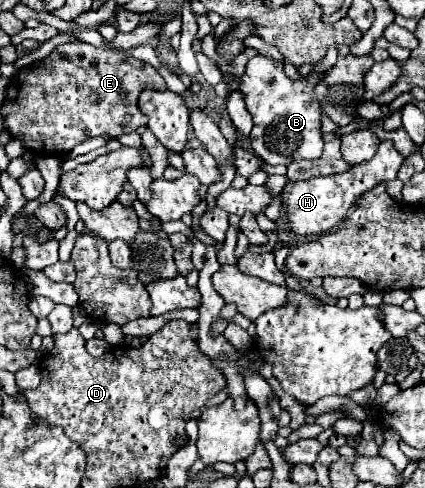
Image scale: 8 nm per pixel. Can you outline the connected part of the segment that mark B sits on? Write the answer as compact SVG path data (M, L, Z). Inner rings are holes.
M255 56L247 62L245 74L239 80L237 92L243 94L243 102L247 104L247 110L251 112L253 118L253 130L251 130L251 146L255 154L267 162L267 164L291 164L295 160L315 160L323 152L323 140L321 140L321 108L313 100L313 88L321 82L323 74L313 72L309 76L303 76L299 80L291 80L285 70L283 62L267 58L267 56Z

